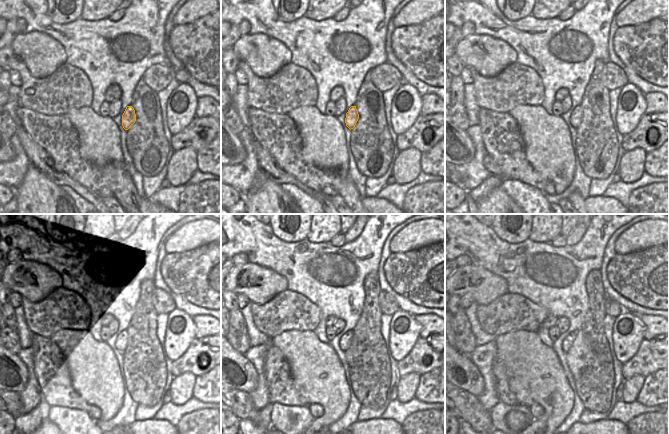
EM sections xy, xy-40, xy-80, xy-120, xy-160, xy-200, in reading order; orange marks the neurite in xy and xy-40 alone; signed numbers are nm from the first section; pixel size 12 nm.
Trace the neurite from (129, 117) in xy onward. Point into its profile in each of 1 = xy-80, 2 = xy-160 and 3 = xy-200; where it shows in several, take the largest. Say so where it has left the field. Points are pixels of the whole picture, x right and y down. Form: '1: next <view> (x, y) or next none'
1: next xy-80 (576, 116)
2: next xy-160 (345, 342)
3: next xy-200 (568, 341)

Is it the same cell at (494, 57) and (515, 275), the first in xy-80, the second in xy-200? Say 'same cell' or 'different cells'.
different cells

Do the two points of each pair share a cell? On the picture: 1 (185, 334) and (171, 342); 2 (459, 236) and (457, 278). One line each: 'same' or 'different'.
1: same
2: different

